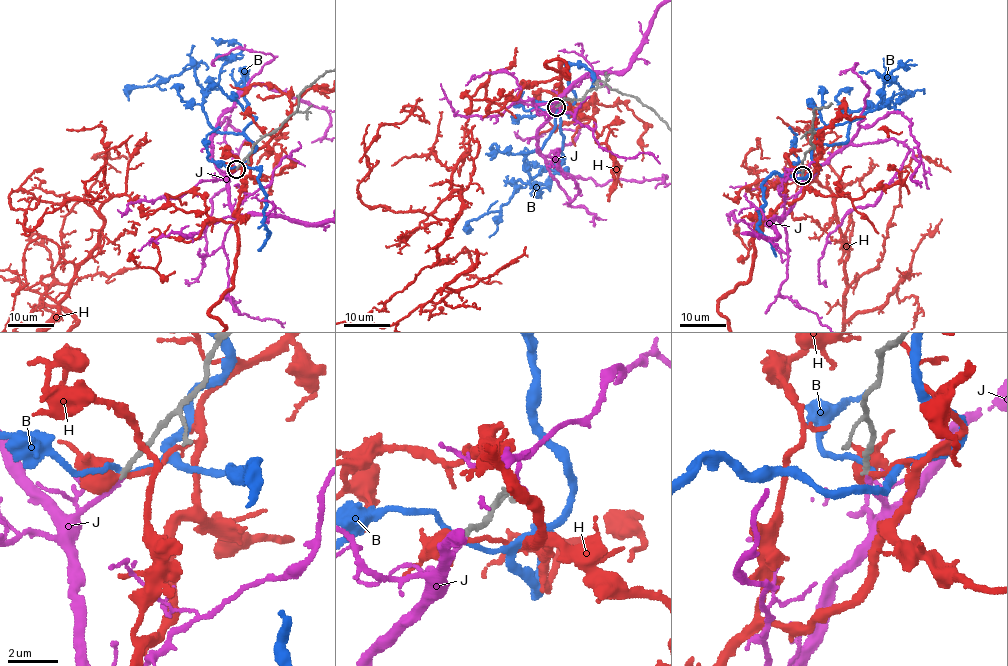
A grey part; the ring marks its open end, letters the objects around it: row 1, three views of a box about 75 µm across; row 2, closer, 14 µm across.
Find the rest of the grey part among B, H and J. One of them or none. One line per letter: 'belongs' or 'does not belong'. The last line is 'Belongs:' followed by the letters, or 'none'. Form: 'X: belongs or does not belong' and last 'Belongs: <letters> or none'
B: does not belong
H: does not belong
J: belongs
Belongs: J

